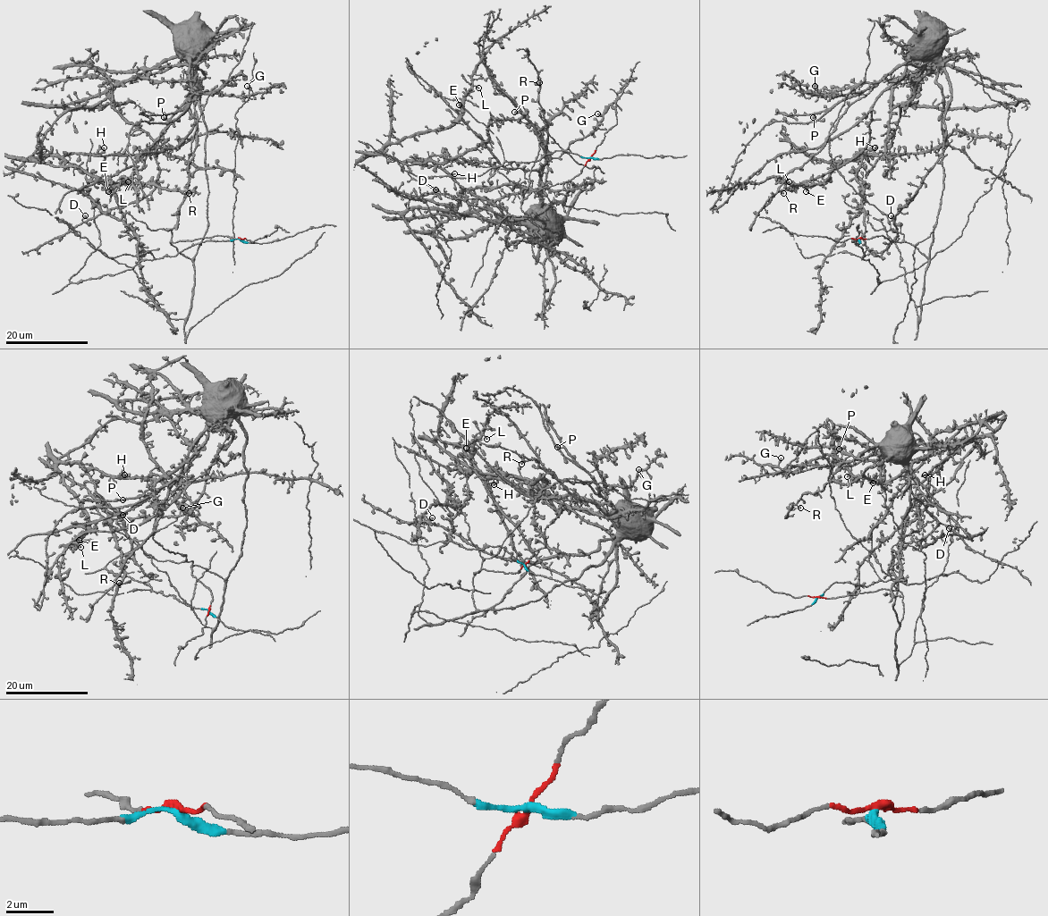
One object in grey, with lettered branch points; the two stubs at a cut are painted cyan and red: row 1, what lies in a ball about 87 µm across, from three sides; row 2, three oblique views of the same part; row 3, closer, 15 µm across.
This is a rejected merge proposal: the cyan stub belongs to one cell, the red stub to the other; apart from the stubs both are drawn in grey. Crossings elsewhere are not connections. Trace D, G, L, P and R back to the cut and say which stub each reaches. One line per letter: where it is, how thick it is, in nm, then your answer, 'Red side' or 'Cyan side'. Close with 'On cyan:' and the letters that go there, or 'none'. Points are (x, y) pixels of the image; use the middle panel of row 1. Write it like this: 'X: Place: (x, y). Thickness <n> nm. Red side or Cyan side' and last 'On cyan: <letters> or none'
D: Place: (435, 189). Thickness 480 nm. Red side
G: Place: (597, 113). Thickness 440 nm. Red side
L: Place: (478, 88). Thickness 160 nm. Cyan side
P: Place: (514, 112). Thickness 300 nm. Red side
R: Place: (539, 82). Thickness 280 nm. Red side
On cyan: L

